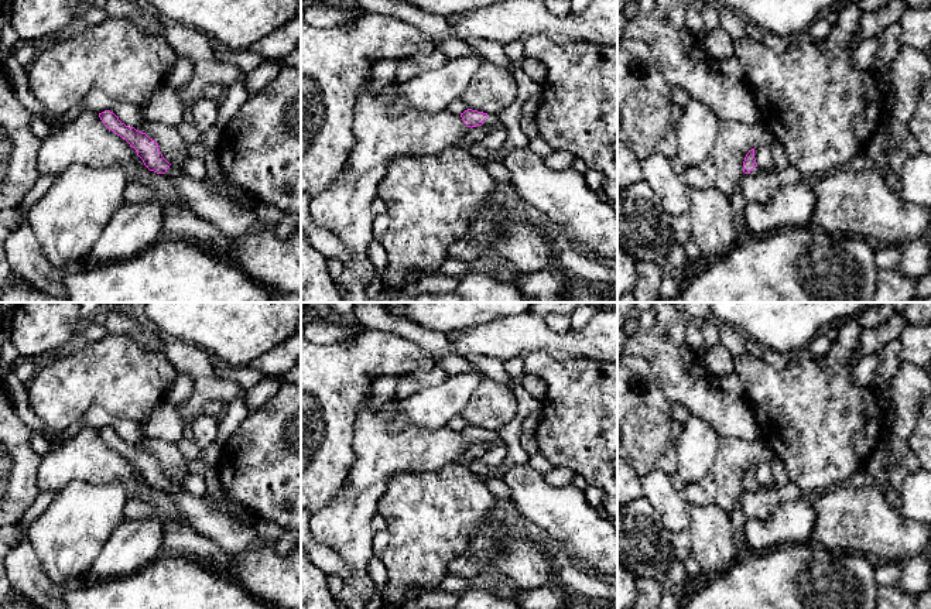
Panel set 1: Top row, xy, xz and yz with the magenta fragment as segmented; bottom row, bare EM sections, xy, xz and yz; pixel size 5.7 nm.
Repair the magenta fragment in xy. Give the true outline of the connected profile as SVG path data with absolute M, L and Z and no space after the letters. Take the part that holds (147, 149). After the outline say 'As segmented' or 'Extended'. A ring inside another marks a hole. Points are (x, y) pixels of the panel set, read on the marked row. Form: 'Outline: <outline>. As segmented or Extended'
Outline: M105 110L99 113L102 123L123 140L126 140L130 147L133 147L137 155L143 160L144 165L157 174L175 175L181 170L171 165L160 153L158 144L155 140L150 138L146 133L129 127L119 120L119 117L110 112Z. Extended

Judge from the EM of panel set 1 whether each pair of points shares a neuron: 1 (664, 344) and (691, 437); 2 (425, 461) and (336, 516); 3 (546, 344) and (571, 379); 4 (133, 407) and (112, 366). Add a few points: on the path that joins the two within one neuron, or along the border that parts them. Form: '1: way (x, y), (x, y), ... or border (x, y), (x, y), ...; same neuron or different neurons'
1: border (691, 413), (701, 417), (718, 434); different neurons
2: way (403, 461), (392, 461), (359, 493); same neuron
3: border (526, 355), (547, 352), (558, 359), (591, 359); different neurons
4: way (133, 397), (132, 387), (120, 376); same neuron

